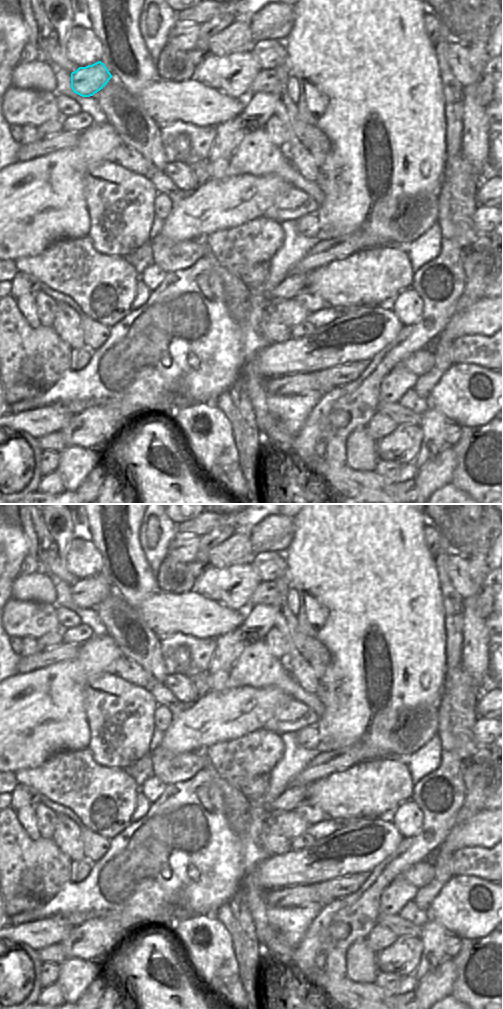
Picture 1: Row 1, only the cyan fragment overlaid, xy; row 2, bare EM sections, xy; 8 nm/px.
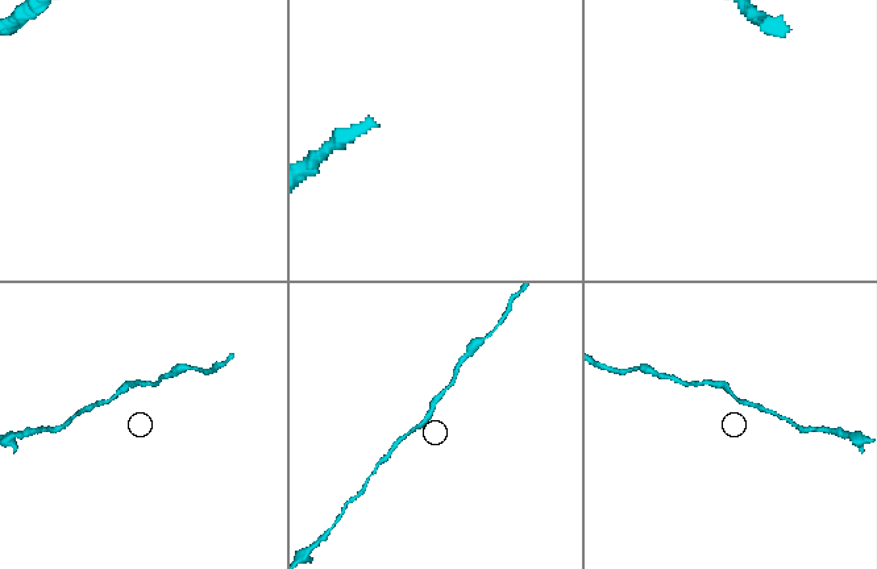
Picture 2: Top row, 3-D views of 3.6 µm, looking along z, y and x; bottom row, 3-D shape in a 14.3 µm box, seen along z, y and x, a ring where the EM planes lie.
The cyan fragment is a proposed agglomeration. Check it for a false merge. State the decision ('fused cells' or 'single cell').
single cell

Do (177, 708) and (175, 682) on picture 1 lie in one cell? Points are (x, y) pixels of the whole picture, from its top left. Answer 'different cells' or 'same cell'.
different cells

